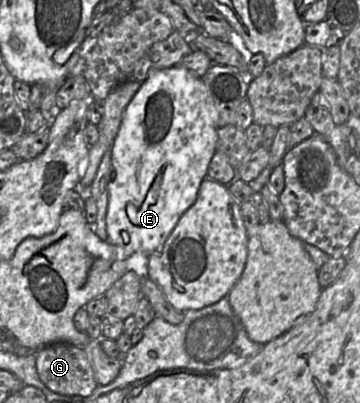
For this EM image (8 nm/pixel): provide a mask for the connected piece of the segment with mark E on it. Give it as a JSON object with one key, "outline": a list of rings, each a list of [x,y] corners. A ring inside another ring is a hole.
{"outline":[[[181,65],[150,69],[130,103],[111,147],[111,177],[106,213],[107,243],[124,250],[126,259],[135,252],[158,252],[180,217],[195,202],[201,182],[207,177],[218,140],[218,111],[203,80]]]}

